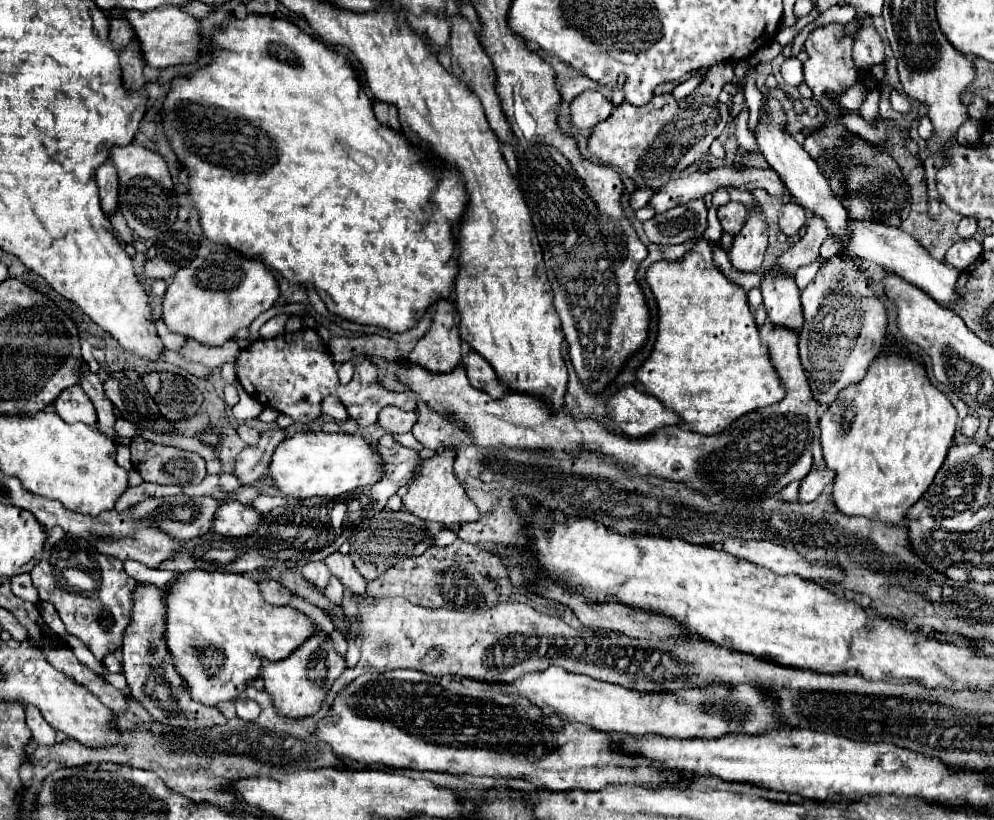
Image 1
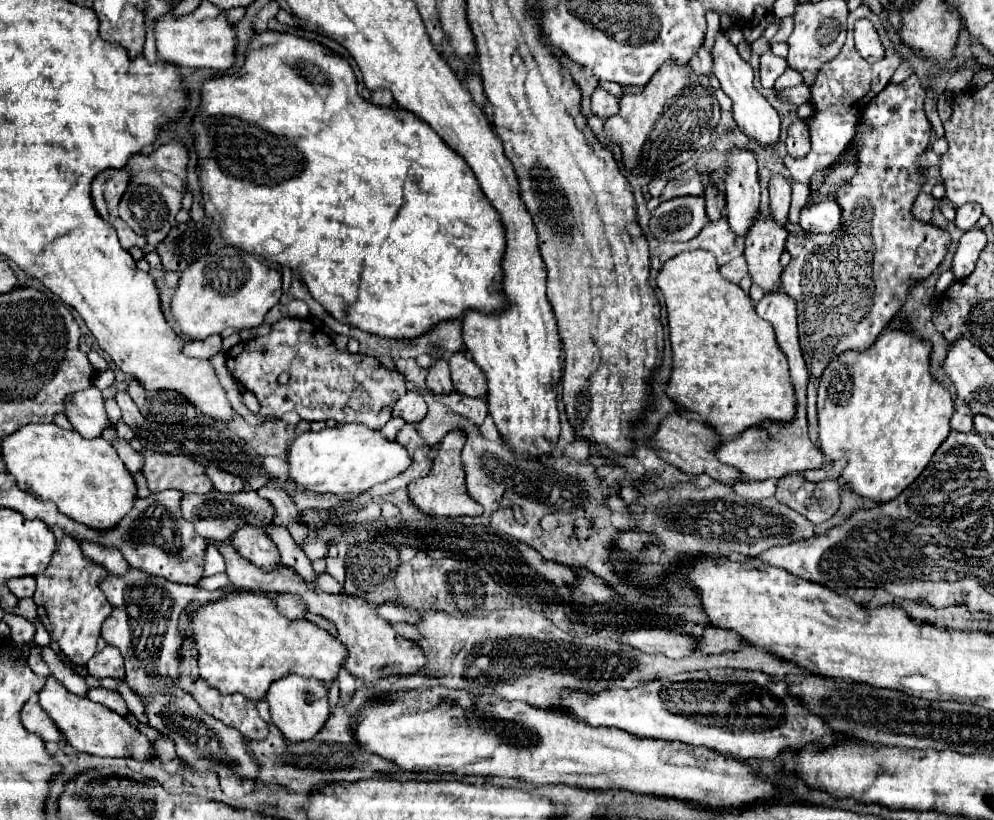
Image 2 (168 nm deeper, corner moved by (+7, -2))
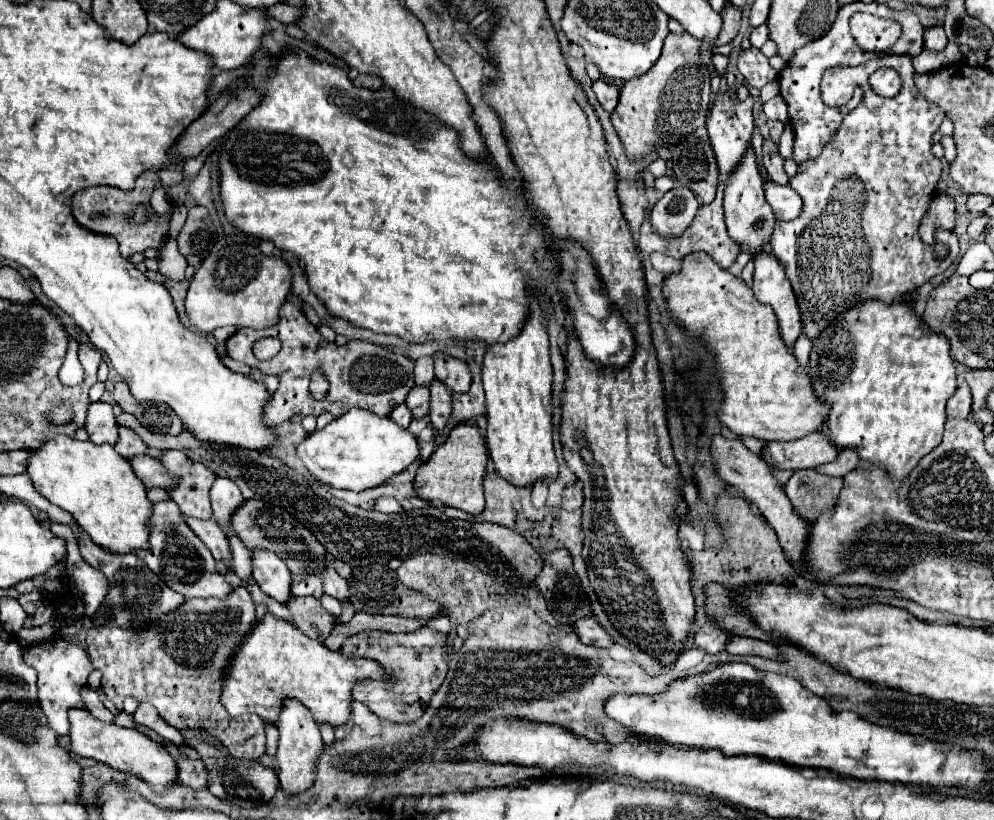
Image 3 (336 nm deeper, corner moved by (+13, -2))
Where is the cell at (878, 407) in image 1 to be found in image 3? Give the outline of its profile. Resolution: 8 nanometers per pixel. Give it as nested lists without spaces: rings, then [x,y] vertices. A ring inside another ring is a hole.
[[[863,302],[863,304],[857,304],[855,308],[847,310],[845,314],[839,314],[835,318],[835,322],[825,328],[825,332],[815,340],[813,348],[811,348],[811,362],[809,362],[809,380],[813,384],[813,390],[815,394],[819,396],[819,400],[823,400],[827,406],[829,406],[829,416],[825,420],[825,426],[827,426],[827,438],[839,448],[839,450],[845,450],[845,448],[853,448],[861,460],[873,464],[873,466],[881,466],[889,480],[903,480],[905,476],[909,476],[909,472],[917,466],[917,462],[929,452],[933,450],[937,444],[941,444],[941,438],[943,438],[943,426],[945,426],[945,404],[947,400],[955,394],[955,388],[957,388],[957,372],[955,372],[955,362],[953,358],[949,356],[949,342],[947,338],[931,332],[917,316],[915,312],[907,306],[907,304],[883,304],[883,302]]]

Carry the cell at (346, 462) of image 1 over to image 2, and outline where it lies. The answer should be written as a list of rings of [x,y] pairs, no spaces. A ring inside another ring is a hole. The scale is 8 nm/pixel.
[[[337,424],[297,436],[287,454],[289,476],[297,486],[319,494],[361,494],[411,466],[411,456],[397,440],[387,440],[365,424]]]

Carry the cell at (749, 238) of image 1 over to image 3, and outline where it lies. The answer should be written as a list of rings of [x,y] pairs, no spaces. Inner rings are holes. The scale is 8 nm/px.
[[[721,98],[711,106],[711,116],[707,118],[707,134],[719,164],[719,178],[721,182],[727,182],[729,176],[733,174],[733,170],[737,170],[737,166],[741,164],[745,152],[751,148],[751,138],[755,132],[755,124],[753,124],[753,98],[747,98],[745,102],[733,100],[733,98]]]

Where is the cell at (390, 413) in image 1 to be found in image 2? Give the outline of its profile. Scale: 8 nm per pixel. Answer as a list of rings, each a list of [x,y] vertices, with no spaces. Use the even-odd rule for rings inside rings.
[[[415,390],[407,392],[403,396],[403,400],[399,400],[393,408],[393,418],[403,418],[405,422],[413,424],[413,422],[421,422],[427,414],[427,404],[423,400],[423,396]]]

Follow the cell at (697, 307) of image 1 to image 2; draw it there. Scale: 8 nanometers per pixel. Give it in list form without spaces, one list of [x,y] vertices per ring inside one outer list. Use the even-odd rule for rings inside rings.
[[[693,250],[677,254],[661,268],[657,286],[665,296],[669,336],[673,340],[673,372],[665,390],[669,398],[673,398],[685,410],[699,414],[711,428],[719,432],[723,440],[739,436],[743,430],[765,420],[781,424],[795,420],[797,400],[789,376],[787,356],[775,340],[773,326],[757,316],[755,306],[745,290],[719,274],[719,264],[711,252]]]

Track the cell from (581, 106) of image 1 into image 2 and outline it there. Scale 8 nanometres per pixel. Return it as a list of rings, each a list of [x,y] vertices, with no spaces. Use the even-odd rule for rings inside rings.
[[[597,86],[593,92],[591,106],[593,106],[593,114],[597,114],[601,118],[609,118],[619,112],[619,98],[615,98],[613,94],[609,94],[607,90]]]

